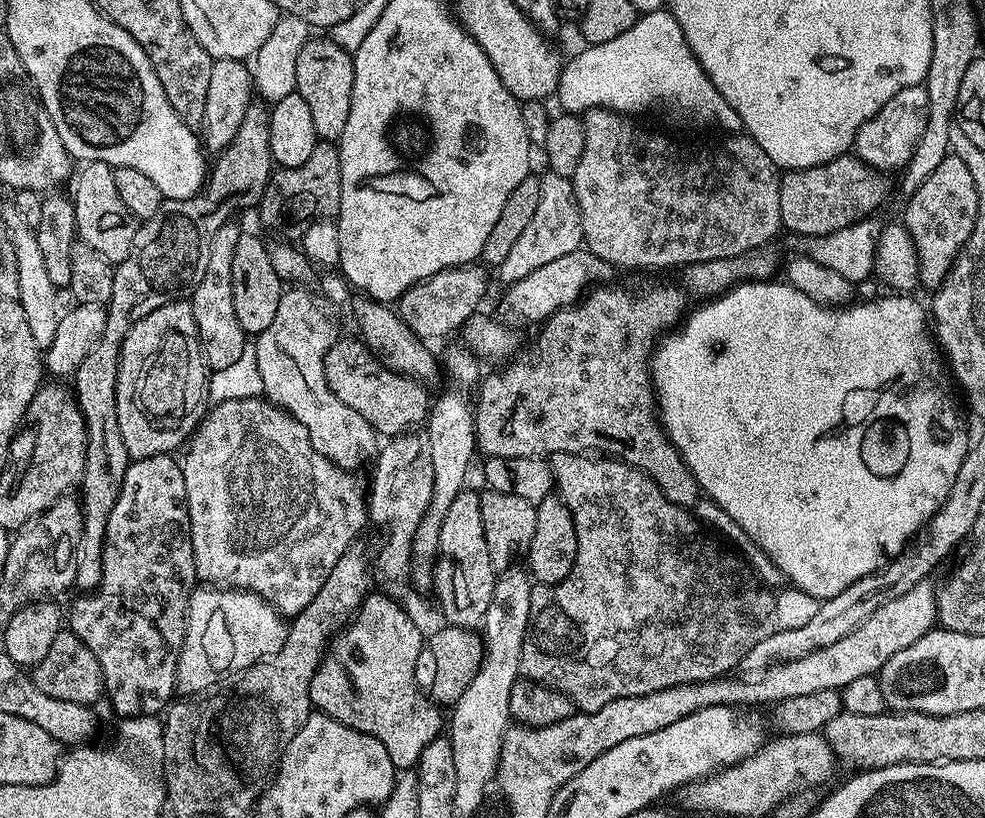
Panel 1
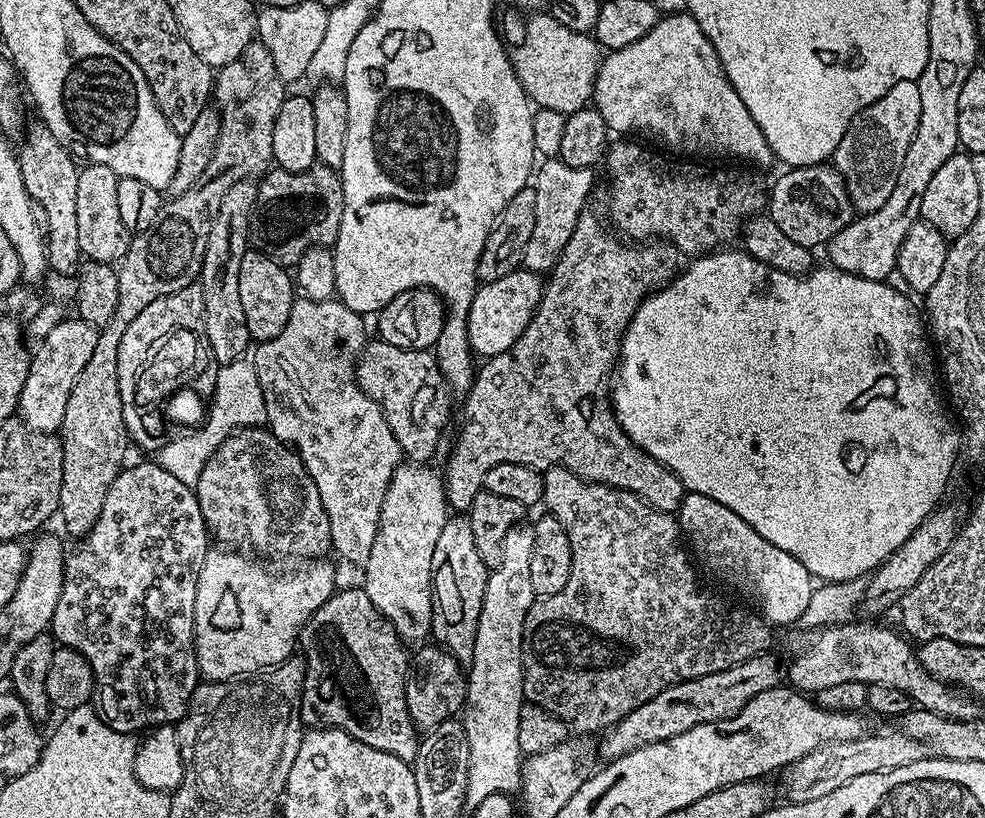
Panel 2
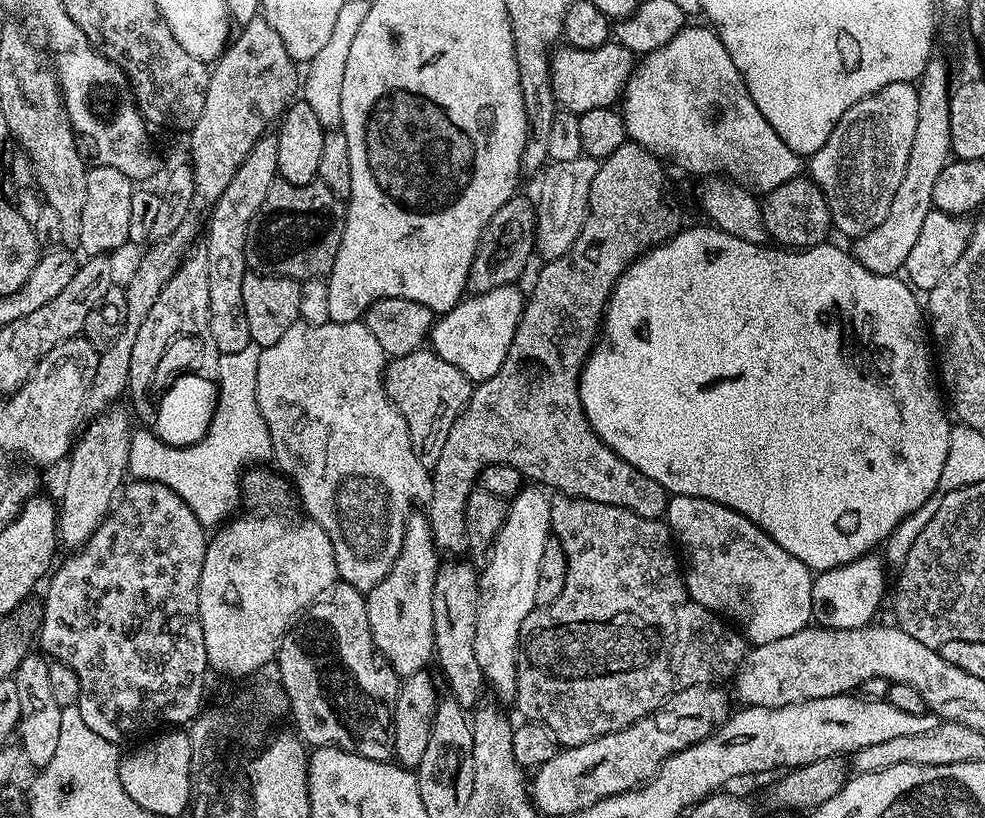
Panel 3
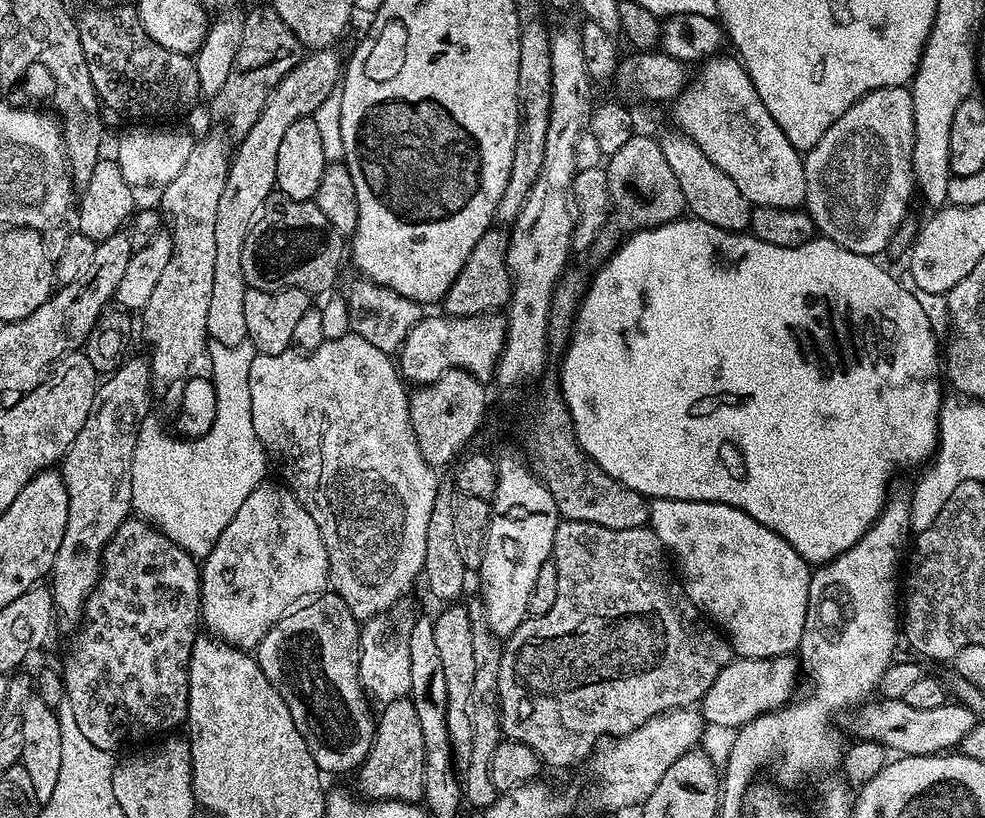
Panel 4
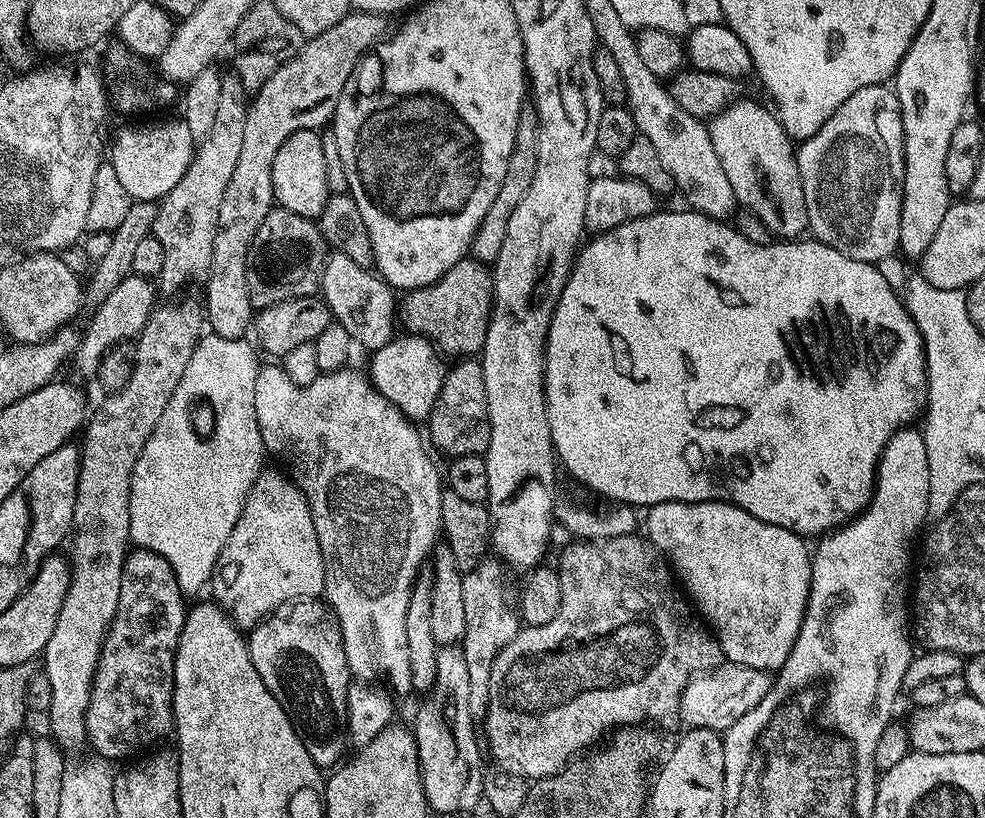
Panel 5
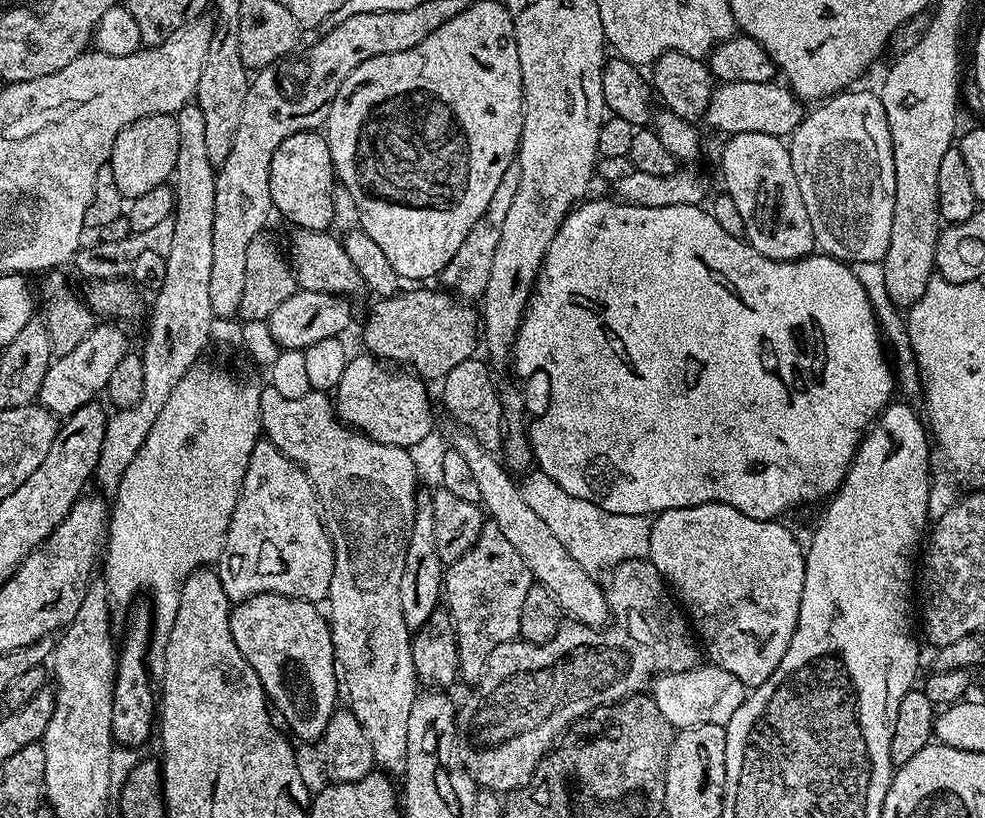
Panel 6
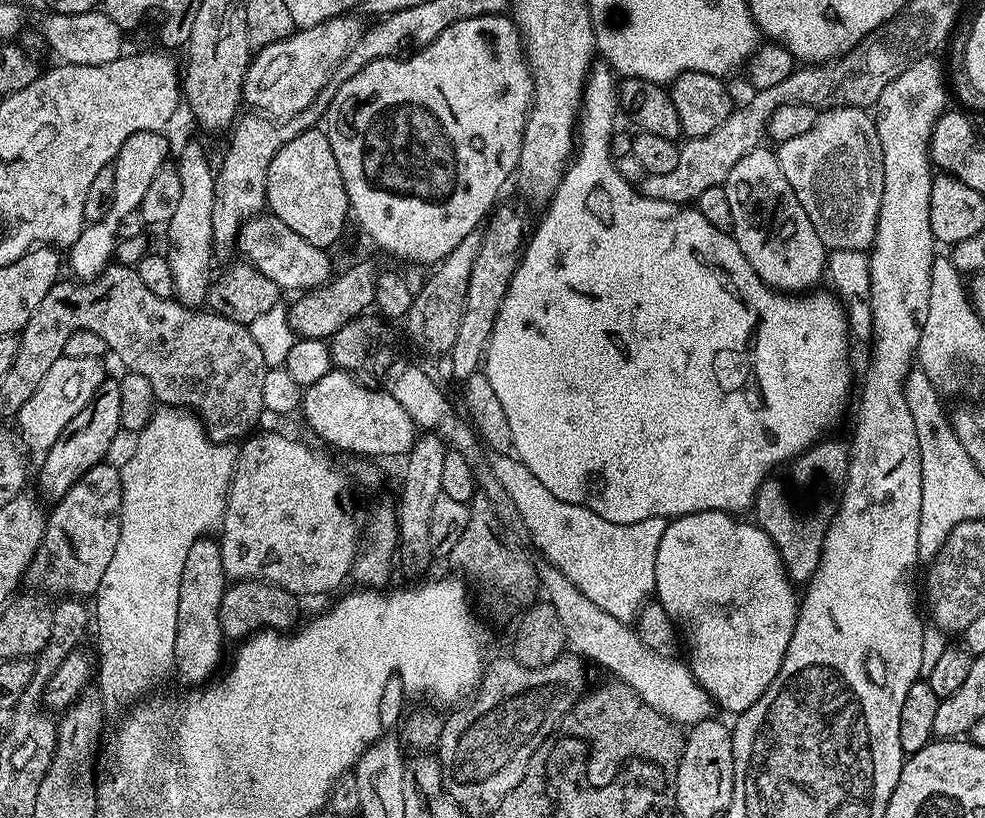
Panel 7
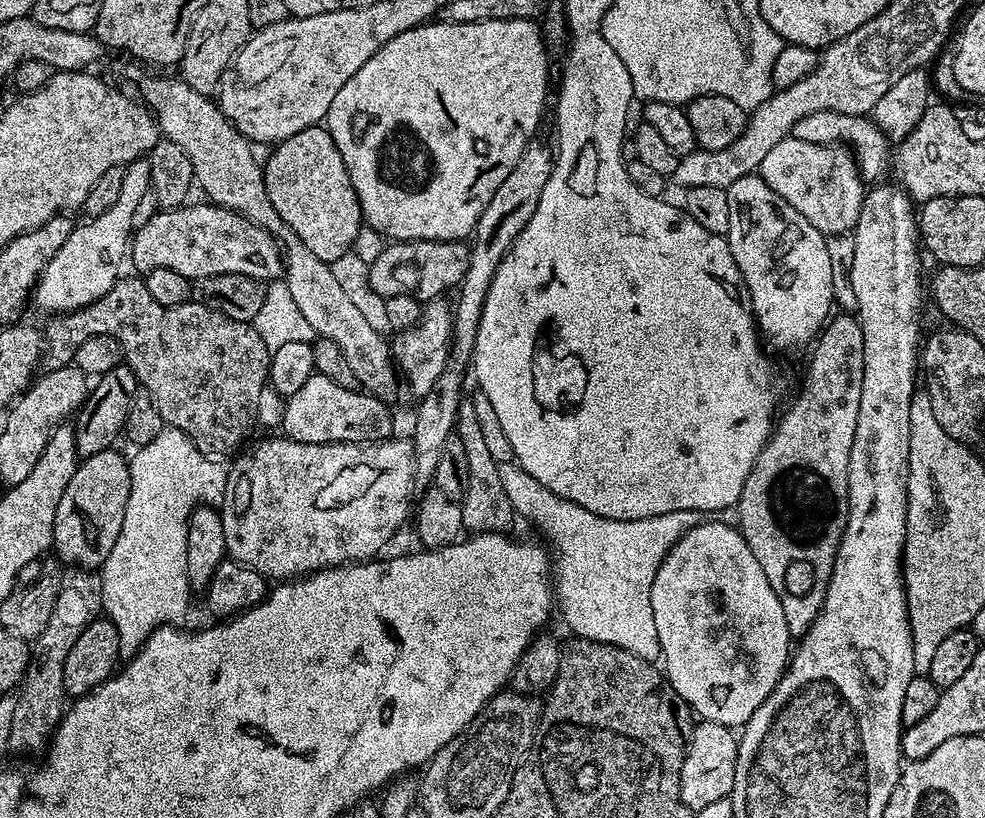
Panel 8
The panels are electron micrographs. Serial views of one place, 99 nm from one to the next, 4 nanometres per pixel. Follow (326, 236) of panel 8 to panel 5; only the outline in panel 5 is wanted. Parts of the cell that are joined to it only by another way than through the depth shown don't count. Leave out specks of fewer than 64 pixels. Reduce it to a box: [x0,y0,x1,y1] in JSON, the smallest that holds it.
[272,129,329,220]

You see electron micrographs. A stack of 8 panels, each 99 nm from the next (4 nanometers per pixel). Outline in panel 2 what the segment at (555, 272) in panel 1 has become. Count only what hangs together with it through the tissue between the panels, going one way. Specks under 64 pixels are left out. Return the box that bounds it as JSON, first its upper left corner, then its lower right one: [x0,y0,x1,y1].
[466,270,544,358]

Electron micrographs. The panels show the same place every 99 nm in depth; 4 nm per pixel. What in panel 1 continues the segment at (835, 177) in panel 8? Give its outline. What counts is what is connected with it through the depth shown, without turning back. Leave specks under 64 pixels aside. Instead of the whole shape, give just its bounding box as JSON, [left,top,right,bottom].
[854,84,930,174]

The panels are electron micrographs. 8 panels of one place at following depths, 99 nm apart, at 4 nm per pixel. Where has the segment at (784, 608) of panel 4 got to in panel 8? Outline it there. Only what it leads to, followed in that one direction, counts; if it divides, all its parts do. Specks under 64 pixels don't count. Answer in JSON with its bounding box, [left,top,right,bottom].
[650,518,790,730]

